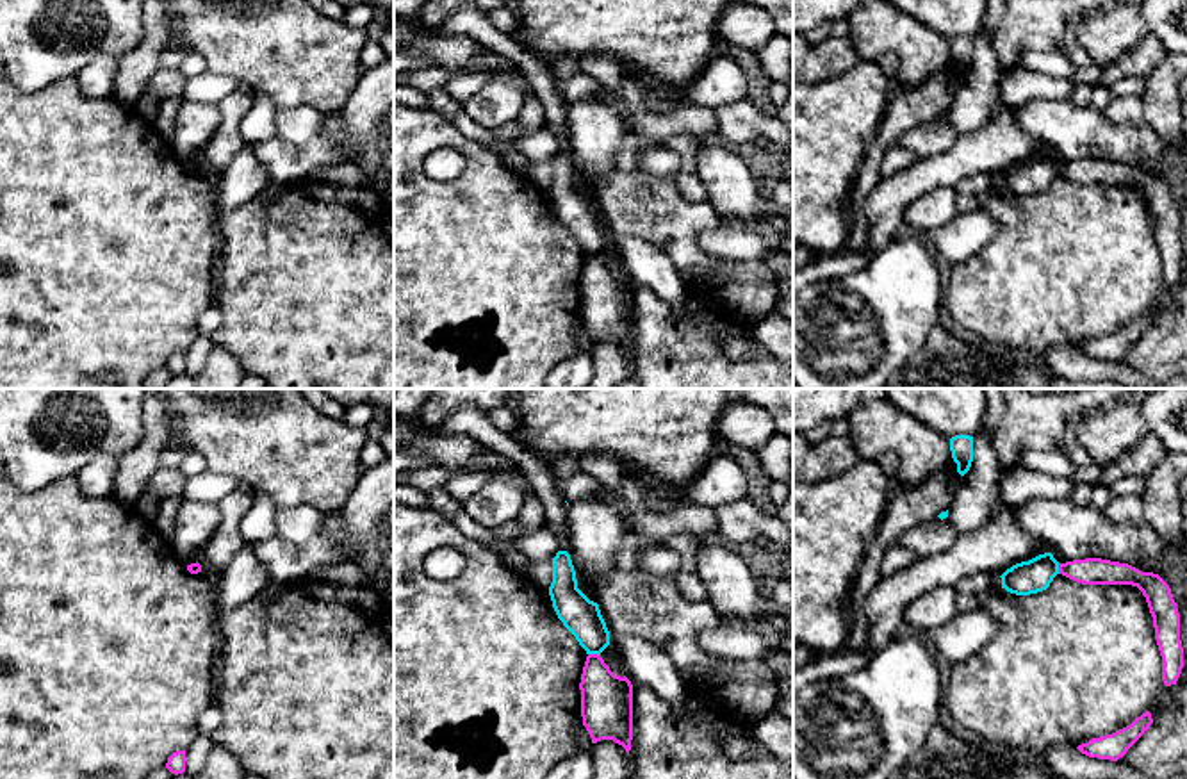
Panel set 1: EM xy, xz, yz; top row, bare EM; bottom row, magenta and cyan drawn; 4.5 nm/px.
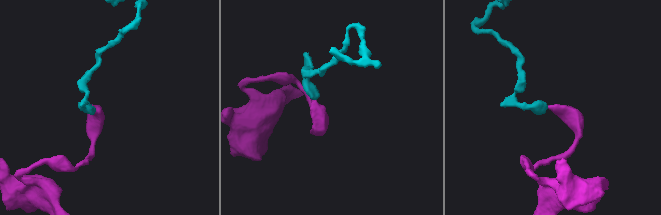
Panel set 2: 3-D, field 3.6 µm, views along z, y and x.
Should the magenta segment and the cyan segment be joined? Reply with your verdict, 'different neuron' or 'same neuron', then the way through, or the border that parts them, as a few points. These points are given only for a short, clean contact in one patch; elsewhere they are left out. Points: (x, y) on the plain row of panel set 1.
different neuron; border xz (589, 254), (599, 255)

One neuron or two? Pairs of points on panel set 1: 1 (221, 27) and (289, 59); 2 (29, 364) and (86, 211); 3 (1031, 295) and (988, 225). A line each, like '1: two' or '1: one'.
1: one
2: one
3: two

